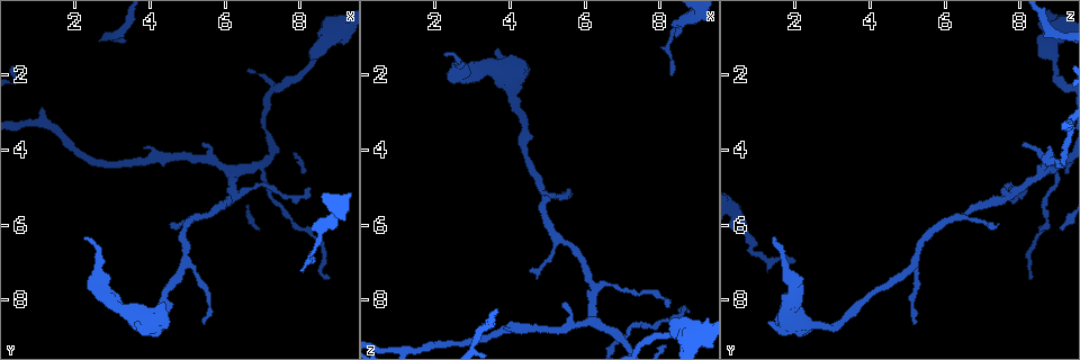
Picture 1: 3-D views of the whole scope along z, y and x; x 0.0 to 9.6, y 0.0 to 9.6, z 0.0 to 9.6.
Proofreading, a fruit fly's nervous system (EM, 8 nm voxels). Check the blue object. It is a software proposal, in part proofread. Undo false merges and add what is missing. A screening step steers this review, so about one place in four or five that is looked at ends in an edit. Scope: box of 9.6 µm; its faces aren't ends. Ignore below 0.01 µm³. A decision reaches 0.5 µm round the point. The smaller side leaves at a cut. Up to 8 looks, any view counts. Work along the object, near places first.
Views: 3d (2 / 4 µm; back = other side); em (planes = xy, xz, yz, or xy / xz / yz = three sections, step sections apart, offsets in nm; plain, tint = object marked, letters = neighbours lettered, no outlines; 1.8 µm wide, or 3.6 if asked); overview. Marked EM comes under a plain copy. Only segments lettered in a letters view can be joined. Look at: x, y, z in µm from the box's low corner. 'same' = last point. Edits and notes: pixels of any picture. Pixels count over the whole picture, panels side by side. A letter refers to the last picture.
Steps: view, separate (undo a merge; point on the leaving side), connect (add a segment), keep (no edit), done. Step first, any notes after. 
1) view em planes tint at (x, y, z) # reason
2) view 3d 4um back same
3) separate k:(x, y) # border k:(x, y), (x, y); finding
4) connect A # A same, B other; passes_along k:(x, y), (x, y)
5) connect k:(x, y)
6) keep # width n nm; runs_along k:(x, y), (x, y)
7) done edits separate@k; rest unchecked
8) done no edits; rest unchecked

view em planes letters at (2.25, 6.40, 1.50) # end of a long branch

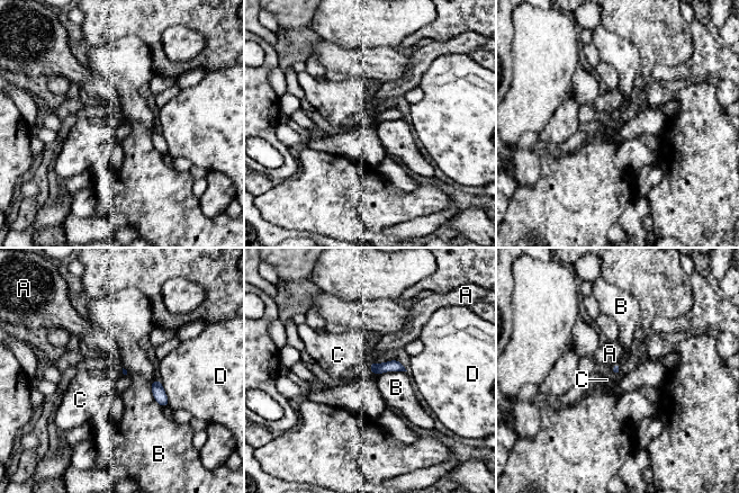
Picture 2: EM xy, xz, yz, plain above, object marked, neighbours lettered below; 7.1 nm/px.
keep # longest_contact B 220 nm; A other, B other, C other, D other; border 2:(158, 378), (151, 392), (162, 406); no lettered segment goes on from it

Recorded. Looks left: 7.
view em planes tint at (4.95, 7.10, 5.15) # abrupt turn

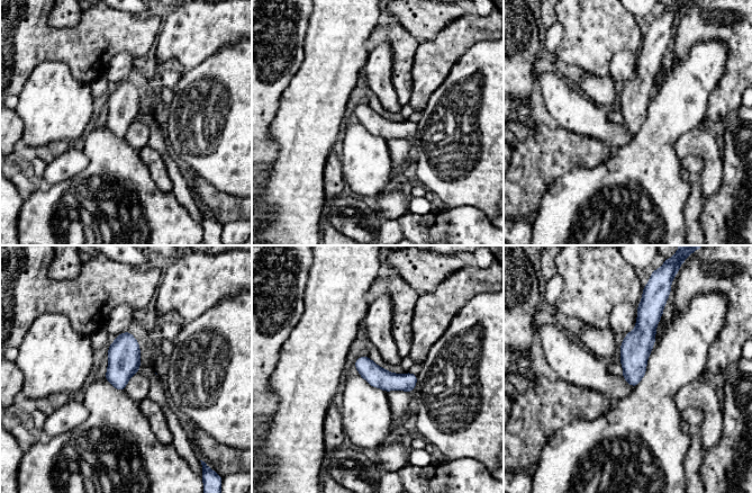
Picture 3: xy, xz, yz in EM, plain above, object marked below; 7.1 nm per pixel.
view em planes letters same

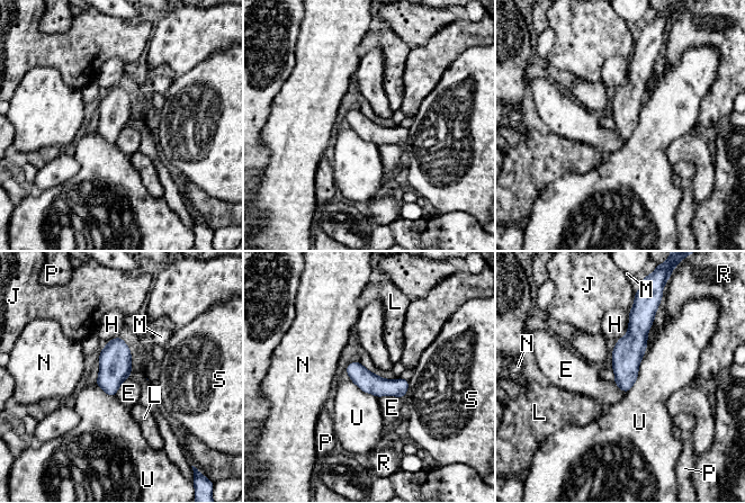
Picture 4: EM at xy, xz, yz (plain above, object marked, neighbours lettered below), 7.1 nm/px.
keep # E other, H other, J other, L other, M other, N other, P other, R other, S other, U other; continuous, no second neuron

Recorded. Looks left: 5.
view em 3.6um xz step 4 letters at (8.85, 0.90, 8.95) # thick turns thin

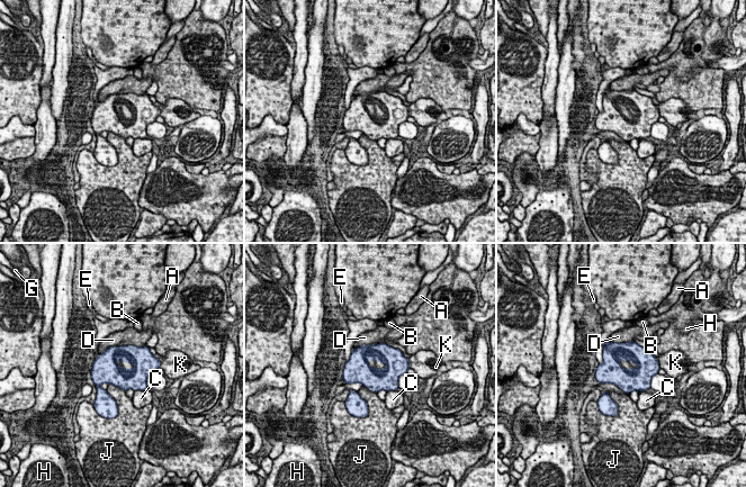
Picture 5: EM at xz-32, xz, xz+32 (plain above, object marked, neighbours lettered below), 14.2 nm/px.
view em 3.6um planes letters same # cut it another way

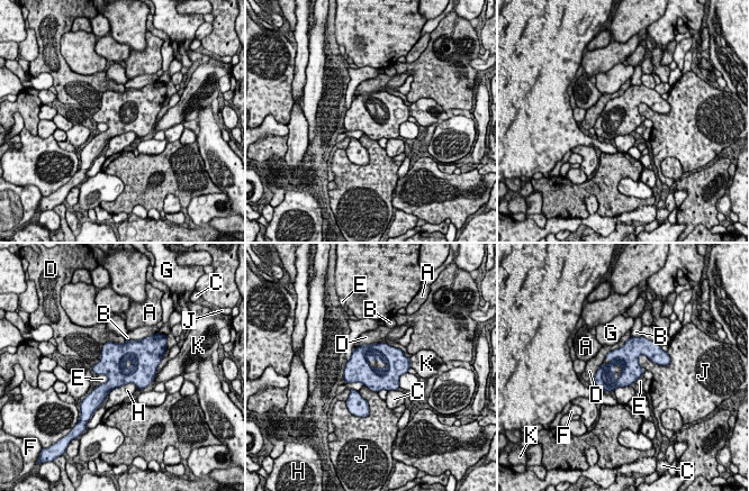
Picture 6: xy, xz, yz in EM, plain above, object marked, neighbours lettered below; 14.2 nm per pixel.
keep # width 500 nm; A other, B other, C other, D other, E other, F other, G other, H other, J other, K other; border 6:(97, 373), (102, 373), (108, 380); all the same neuron

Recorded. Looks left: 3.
done no edits; rest unchecked

